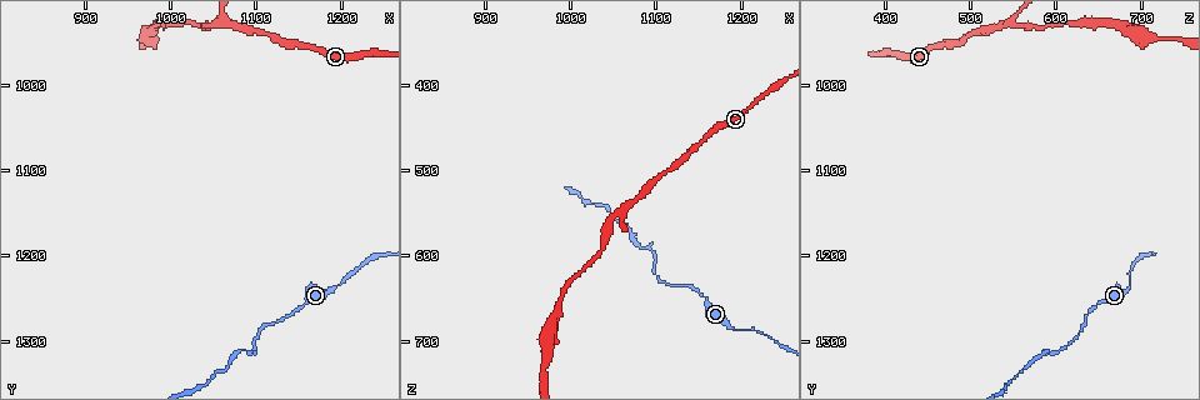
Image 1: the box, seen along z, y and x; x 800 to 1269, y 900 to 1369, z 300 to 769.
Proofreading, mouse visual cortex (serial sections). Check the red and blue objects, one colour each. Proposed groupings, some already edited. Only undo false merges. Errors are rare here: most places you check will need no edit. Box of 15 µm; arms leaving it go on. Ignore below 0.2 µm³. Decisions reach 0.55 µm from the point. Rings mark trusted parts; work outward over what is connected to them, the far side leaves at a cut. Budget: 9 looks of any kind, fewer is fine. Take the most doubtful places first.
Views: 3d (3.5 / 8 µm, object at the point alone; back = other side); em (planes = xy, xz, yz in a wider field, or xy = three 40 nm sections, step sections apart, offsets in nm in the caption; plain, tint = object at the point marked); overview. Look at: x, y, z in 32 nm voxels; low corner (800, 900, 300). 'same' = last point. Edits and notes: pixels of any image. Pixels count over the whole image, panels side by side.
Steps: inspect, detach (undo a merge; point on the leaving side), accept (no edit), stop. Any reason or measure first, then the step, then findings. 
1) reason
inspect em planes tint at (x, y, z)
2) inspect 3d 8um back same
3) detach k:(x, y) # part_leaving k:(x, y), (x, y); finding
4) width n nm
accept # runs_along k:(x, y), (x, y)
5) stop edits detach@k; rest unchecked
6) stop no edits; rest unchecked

thin neck
inspect 3d 3.5um at (1130, 1270, 630)

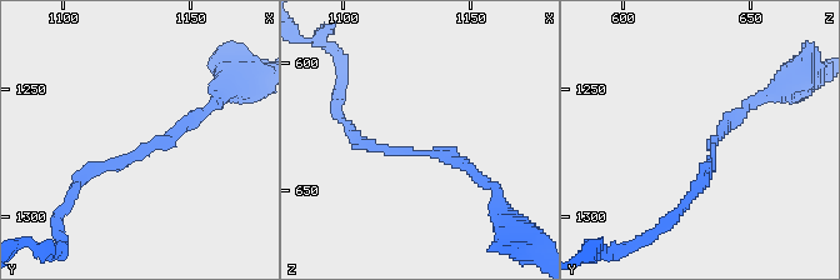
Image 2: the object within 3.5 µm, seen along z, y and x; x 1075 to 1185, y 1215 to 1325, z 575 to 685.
arm_widths 150, 150 nm
inspect em xy step 5 tint at (1132, 1275, 634)

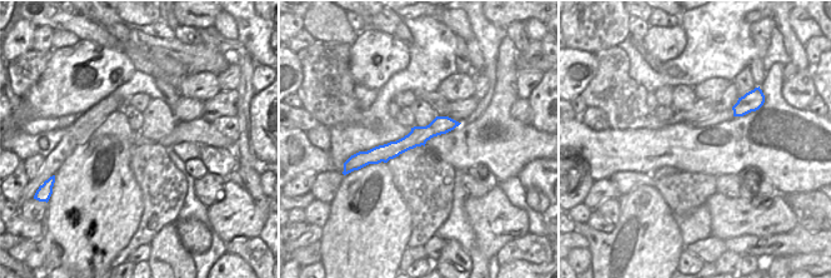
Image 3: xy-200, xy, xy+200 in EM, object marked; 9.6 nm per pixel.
accept # runs_along 2:(203, 111), (73, 193); continuous, no second cell

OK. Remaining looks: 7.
sharp bend
inspect 3d 3.5um back at (1085, 1310, 590)

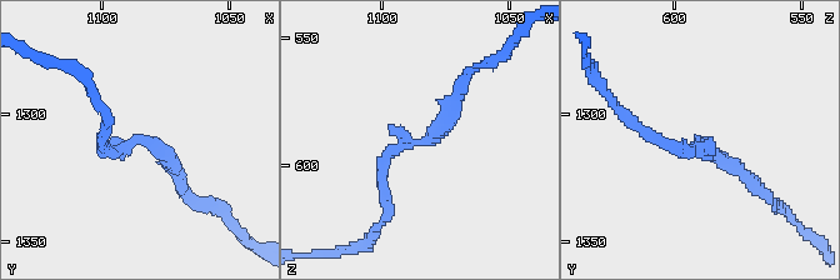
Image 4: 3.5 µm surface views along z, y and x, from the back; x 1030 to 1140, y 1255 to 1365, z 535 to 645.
need the tissue
inspect em xy step 2 tint at (1085, 1312, 591)

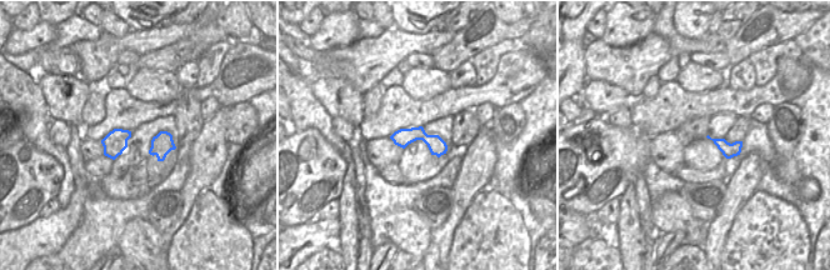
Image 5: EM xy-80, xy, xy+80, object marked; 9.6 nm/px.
inspect em xy step 1 tint same

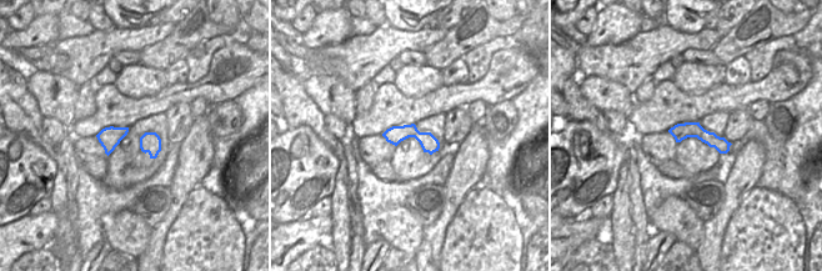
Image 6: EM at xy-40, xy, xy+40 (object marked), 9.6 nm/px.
accept # runs_along 6:(673, 130), (696, 130), (726, 147); one cell here

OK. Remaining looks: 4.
thick turns thin
inspect 3d 3.5um at (985, 935, 670)

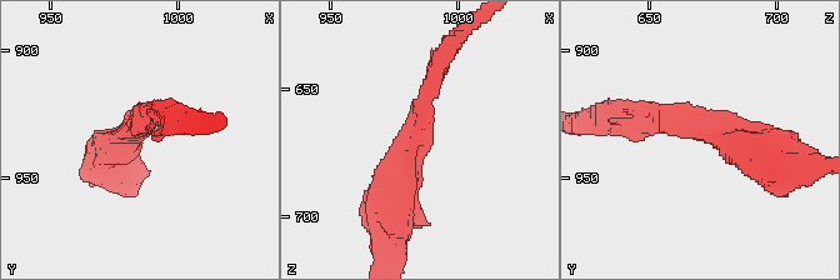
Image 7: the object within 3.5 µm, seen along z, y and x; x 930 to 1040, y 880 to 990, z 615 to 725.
arm_widths 200, 500 nm; now the EM
inspect em xy step 5 tint at (981, 933, 671)

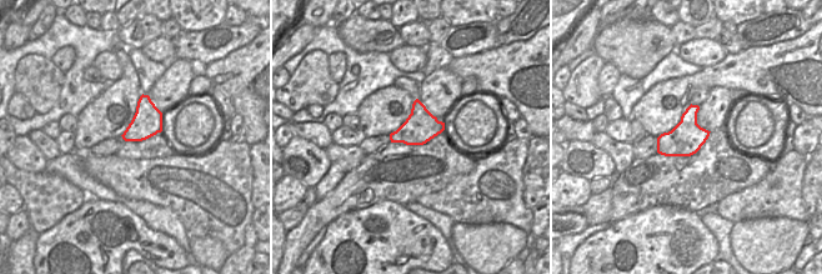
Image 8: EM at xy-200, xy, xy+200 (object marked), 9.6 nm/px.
inspect em xy step 2 tint same

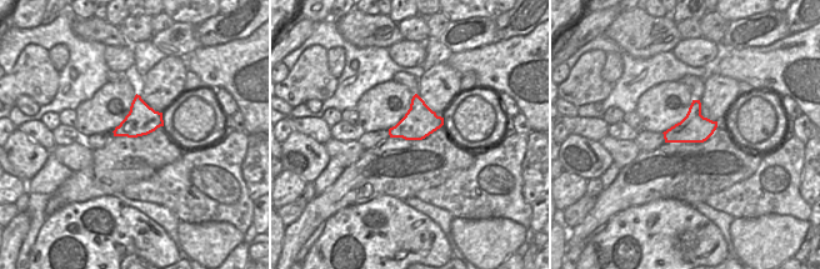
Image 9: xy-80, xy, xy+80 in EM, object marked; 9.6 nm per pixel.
accept # runs_along 7:(439, 78), (389, 211); all the same cell

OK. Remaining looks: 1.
stop no edits; rest unchecked

